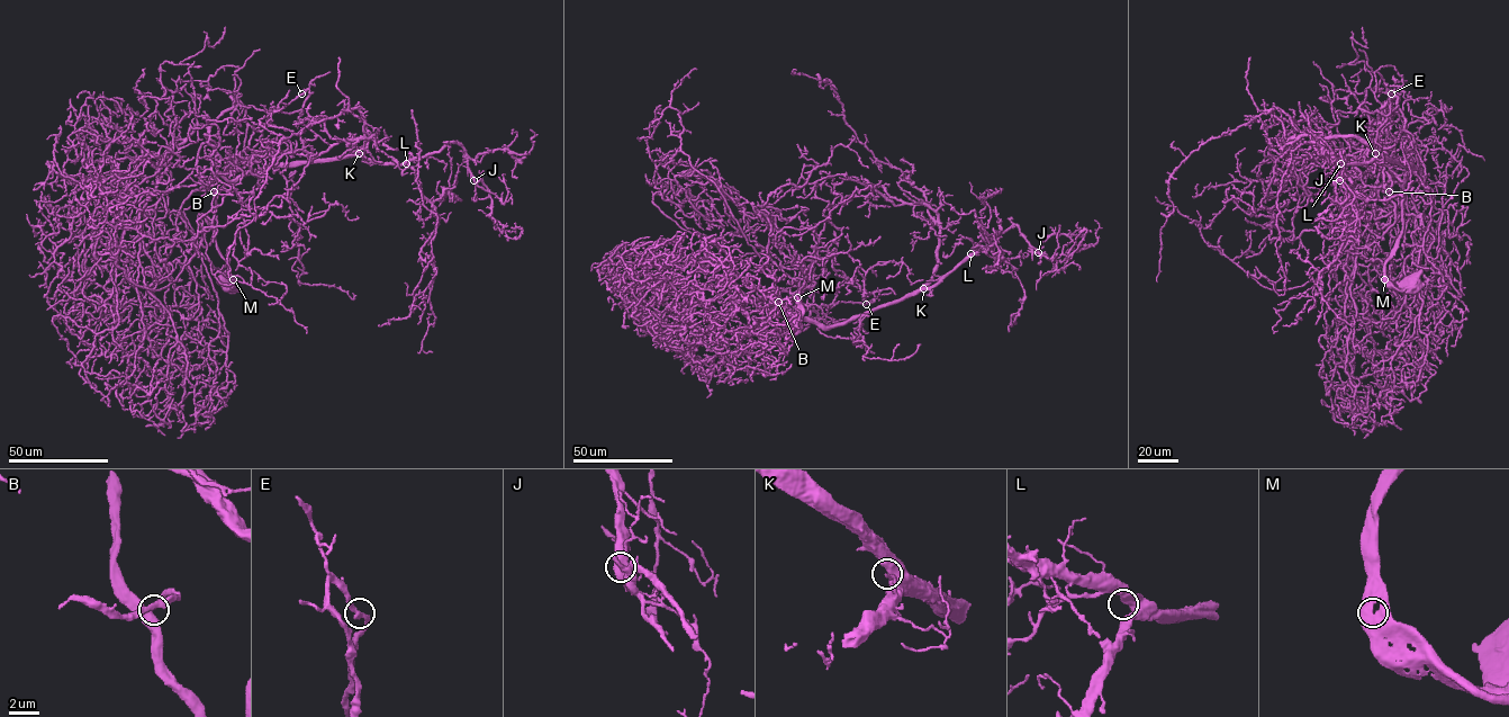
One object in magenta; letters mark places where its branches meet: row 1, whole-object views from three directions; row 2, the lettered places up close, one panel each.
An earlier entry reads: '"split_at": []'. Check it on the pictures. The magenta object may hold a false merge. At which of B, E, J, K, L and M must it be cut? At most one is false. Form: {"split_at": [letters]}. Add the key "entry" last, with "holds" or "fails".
{"split_at": [], "entry": "holds"}

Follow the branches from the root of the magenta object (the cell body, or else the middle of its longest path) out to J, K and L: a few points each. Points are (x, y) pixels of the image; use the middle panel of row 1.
J: (791, 326), (800, 305), (794, 297), (778, 315), (843, 324), (937, 286), (982, 241), (1013, 224), (1039, 252)
K: (791, 326), (800, 305), (794, 297), (778, 315), (804, 316), (832, 326), (897, 303), (923, 288)
L: (791, 326), (800, 305), (794, 297), (778, 315), (804, 316), (825, 326), (843, 324), (937, 286), (970, 253)

